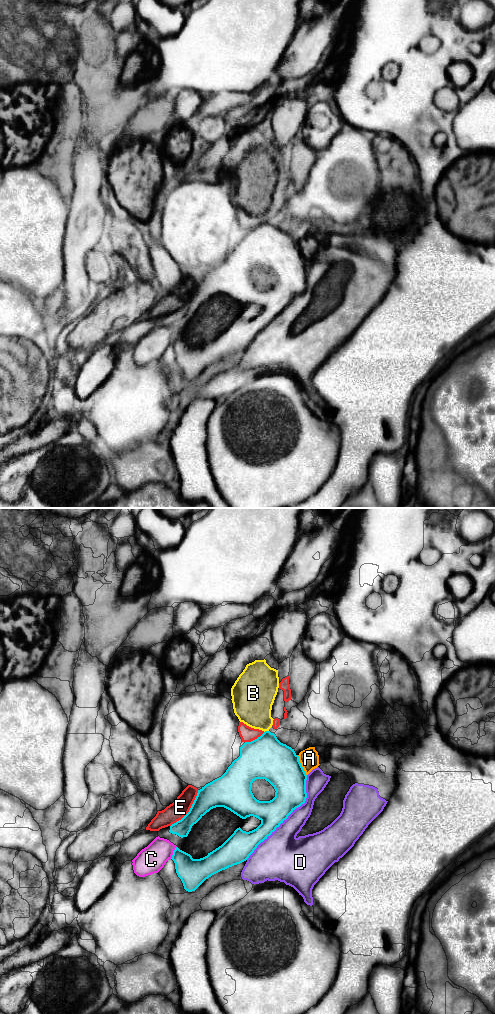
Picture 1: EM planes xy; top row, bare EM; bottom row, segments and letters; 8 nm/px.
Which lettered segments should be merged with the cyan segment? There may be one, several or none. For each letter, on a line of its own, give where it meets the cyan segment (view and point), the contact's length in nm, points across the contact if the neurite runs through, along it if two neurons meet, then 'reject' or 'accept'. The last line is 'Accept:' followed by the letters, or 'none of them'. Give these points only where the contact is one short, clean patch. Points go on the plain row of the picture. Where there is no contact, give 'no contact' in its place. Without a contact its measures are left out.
A: meets cyan in xy at (301, 253); contact 180 nm long; reject
B: meets cyan in xy at (266, 219); contact 40 nm long; border along xy (268, 218), (264, 220); reject
C: meets cyan in xy at (173, 340); contact 120 nm long; reject
D: meets cyan in xy at (287, 305); contact 850 nm long; reject
E: meets cyan in xy at (189, 298); contact 380 nm long; reject
Accept: none of them

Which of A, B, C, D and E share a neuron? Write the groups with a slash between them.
A / B E / C / D

